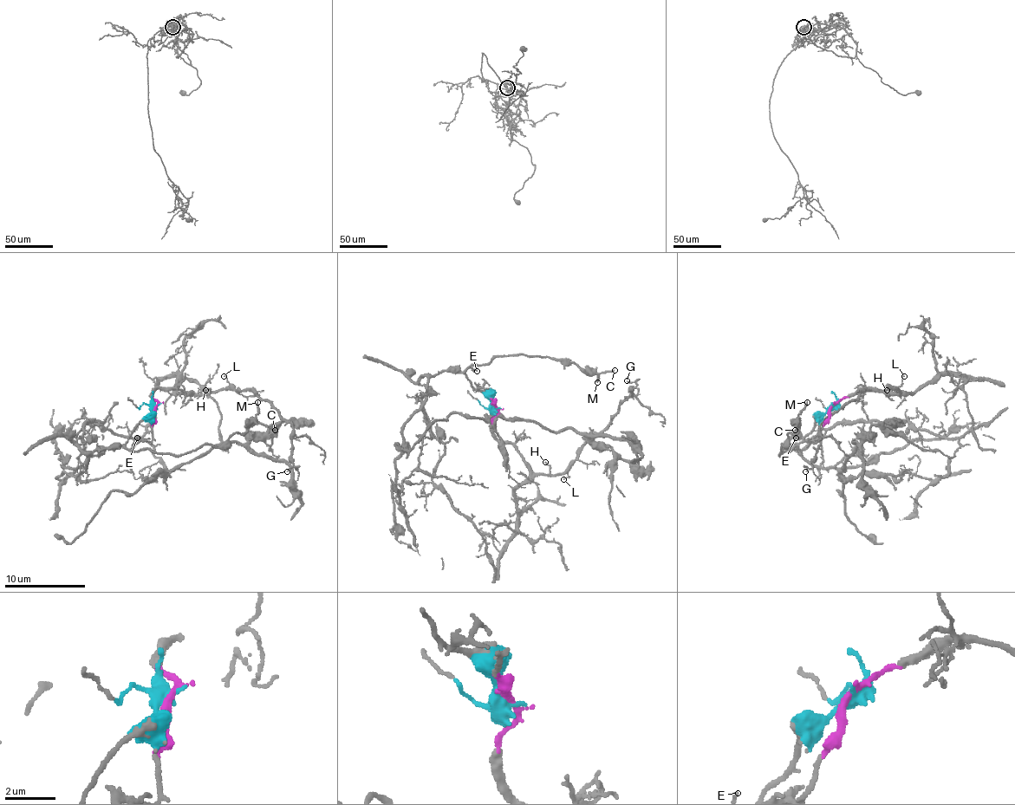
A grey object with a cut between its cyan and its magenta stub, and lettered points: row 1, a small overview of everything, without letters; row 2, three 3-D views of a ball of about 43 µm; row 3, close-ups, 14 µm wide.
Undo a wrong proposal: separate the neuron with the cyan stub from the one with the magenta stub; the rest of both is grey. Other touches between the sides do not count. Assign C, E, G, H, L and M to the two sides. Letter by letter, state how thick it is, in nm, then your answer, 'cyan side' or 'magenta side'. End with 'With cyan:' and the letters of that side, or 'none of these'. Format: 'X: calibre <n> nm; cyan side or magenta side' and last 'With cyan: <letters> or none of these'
C: calibre 130 nm; cyan side
E: calibre 100 nm; cyan side
G: calibre 110 nm; magenta side
H: calibre 150 nm; magenta side
L: calibre 100 nm; magenta side
M: calibre 200 nm; cyan side
With cyan: C, E, M

